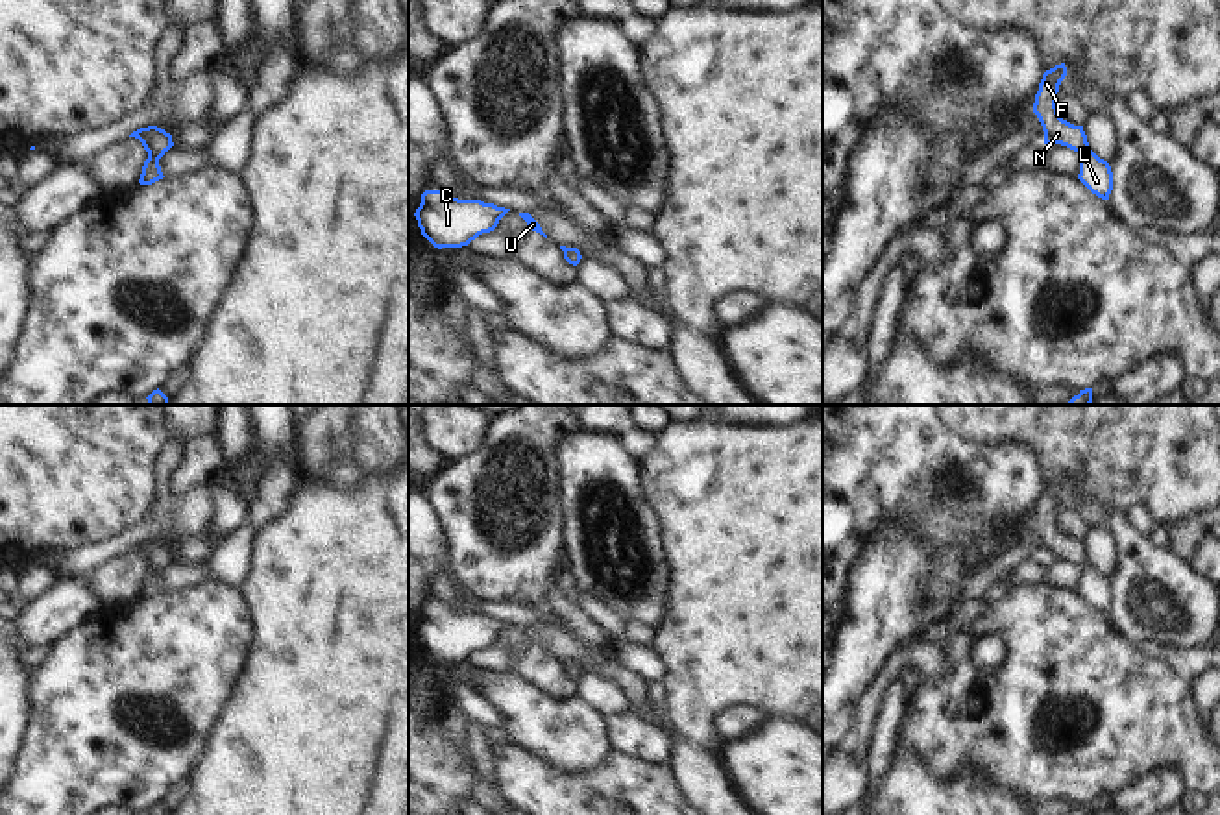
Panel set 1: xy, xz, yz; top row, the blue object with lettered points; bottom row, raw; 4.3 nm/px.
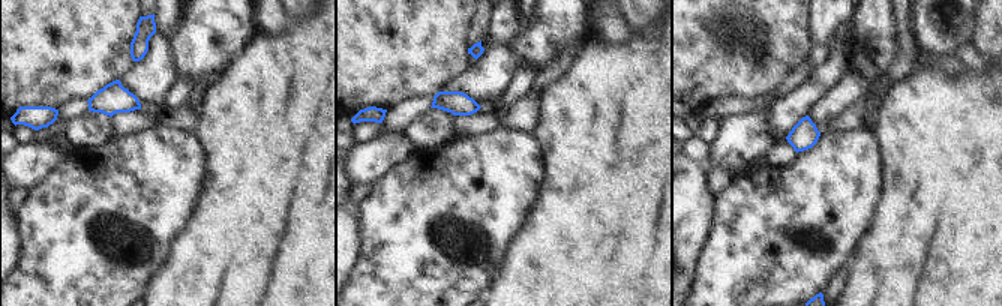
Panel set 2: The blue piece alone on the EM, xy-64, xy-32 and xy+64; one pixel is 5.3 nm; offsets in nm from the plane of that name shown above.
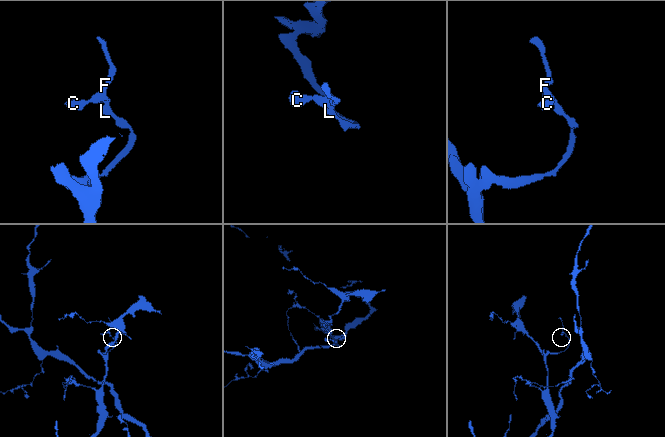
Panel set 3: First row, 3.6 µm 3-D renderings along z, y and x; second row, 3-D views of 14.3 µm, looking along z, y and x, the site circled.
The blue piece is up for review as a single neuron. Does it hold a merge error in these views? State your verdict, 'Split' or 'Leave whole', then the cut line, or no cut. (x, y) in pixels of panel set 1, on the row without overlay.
Leave whole. No split.

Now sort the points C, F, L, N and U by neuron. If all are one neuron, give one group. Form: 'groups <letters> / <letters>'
groups C F L N U

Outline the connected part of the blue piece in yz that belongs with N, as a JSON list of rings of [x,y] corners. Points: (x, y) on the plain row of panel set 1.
[[[1065,477],[1043,488],[1039,505],[1035,508],[1033,527],[1037,529],[1044,558],[1061,558],[1080,567],[1078,593],[1098,612],[1109,614],[1113,604],[1113,586],[1107,575],[1100,573],[1087,556],[1083,540],[1074,540],[1063,534],[1057,527],[1055,516],[1059,499],[1067,490]]]

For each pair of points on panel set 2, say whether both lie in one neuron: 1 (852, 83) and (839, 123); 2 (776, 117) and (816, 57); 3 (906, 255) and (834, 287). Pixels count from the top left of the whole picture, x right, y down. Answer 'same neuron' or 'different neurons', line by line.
1: different neurons
2: different neurons
3: different neurons

